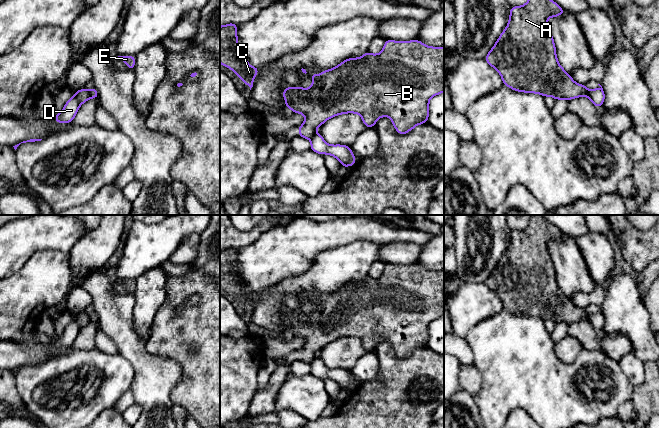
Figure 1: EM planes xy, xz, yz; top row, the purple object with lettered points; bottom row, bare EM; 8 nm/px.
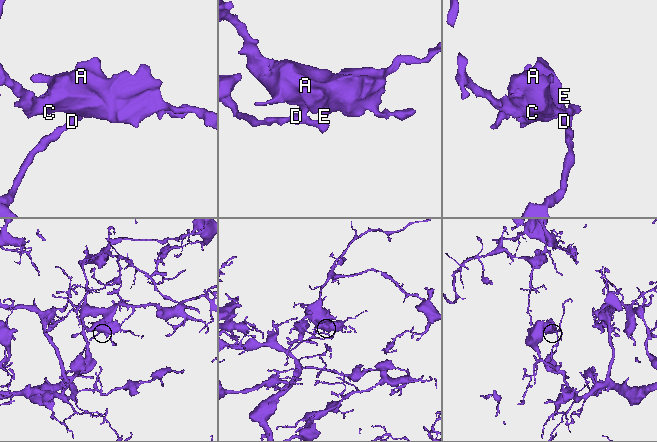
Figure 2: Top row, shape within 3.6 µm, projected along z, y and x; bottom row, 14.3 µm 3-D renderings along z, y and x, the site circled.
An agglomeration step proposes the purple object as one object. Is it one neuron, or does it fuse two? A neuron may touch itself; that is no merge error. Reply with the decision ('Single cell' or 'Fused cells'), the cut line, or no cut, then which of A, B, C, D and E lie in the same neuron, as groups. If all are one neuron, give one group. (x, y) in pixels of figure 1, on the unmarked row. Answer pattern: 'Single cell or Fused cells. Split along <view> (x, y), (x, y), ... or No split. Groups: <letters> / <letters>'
Fused cells. Split along xy (73, 320), (81, 327). Groups: A B C E / D

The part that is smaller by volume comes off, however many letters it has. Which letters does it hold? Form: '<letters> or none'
A, B, C, E

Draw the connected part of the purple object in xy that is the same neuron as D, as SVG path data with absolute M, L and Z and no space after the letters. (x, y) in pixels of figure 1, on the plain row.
M74 321L69 323L60 337L56 337L55 345L57 347L71 347L80 331L81 327Z

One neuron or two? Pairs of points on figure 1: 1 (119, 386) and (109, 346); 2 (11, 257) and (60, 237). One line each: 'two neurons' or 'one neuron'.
1: two neurons
2: one neuron

